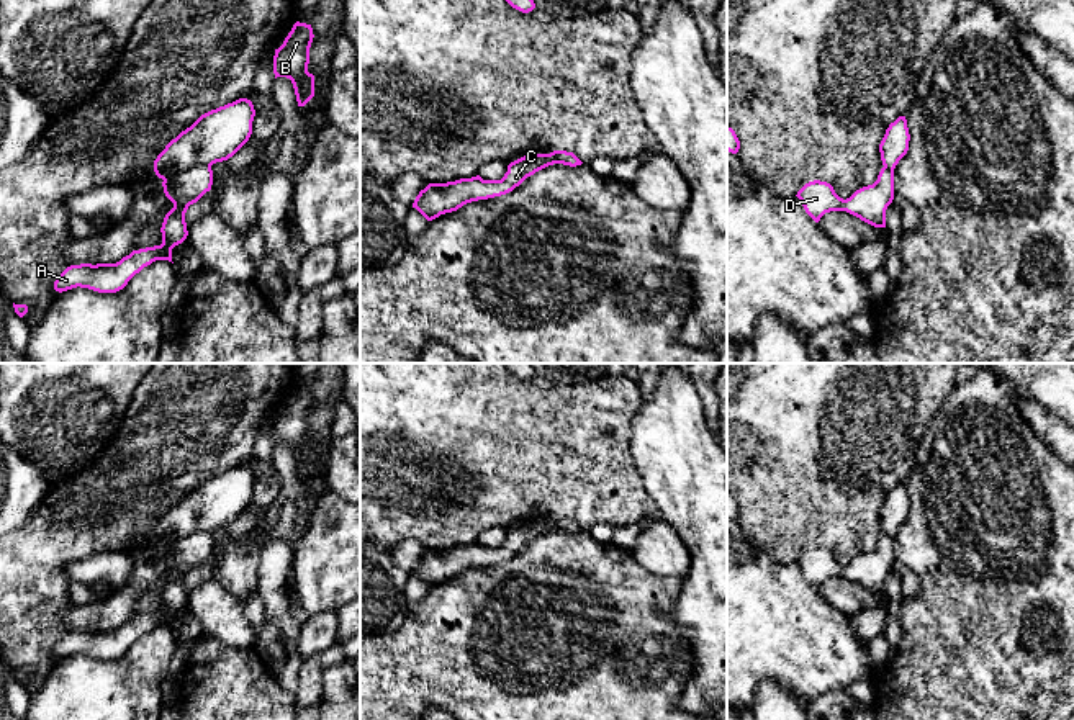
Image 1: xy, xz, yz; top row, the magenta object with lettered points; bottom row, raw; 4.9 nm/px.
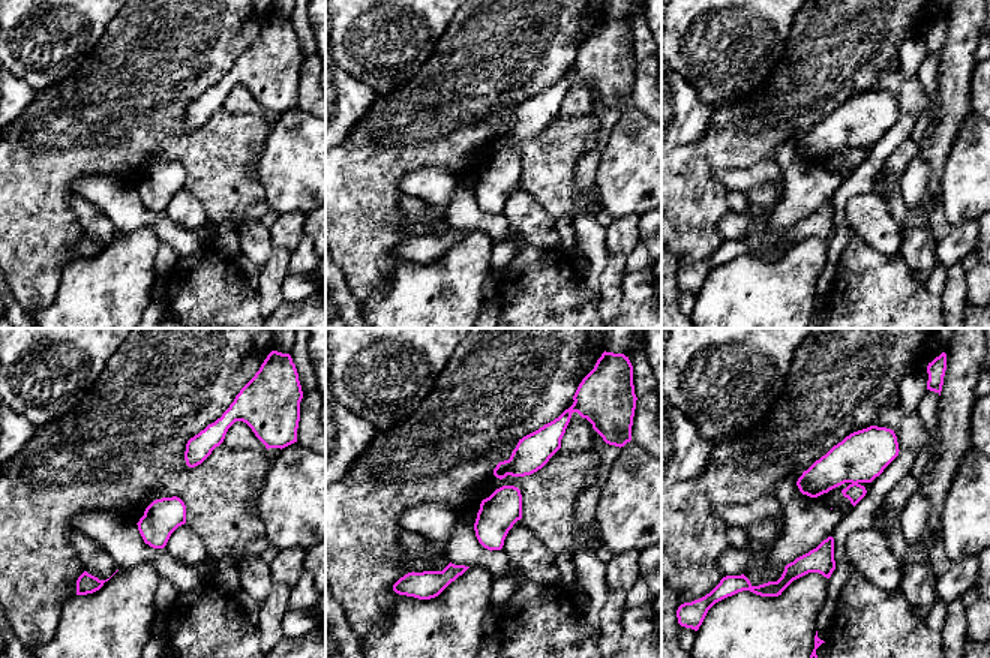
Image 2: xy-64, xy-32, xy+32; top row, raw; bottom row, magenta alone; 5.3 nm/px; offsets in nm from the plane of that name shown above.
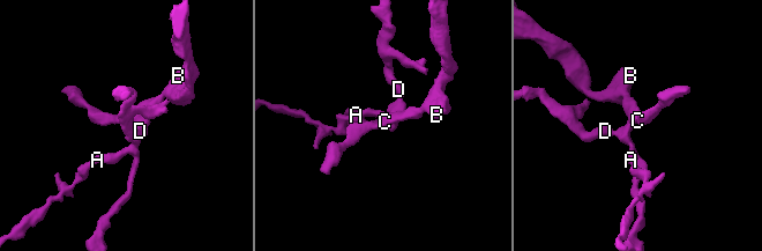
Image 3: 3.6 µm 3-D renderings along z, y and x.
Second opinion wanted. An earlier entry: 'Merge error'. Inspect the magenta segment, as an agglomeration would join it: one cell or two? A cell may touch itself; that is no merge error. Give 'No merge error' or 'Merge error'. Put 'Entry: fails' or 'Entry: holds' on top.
Entry: holds
Merge error

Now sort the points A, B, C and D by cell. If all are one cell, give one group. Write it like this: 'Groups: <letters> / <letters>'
Groups: A D / B C

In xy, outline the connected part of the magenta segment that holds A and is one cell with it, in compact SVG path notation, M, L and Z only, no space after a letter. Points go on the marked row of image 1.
M193 165L178 172L172 180L164 180L164 193L174 203L165 214L160 232L162 244L133 250L116 263L80 263L67 267L54 281L54 290L62 293L72 288L88 288L98 293L116 293L144 267L156 260L172 262L172 249L182 244L187 236L185 213L213 185L211 165Z

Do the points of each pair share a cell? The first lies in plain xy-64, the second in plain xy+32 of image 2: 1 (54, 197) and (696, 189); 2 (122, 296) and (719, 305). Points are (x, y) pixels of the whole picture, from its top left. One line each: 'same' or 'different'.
1: same
2: same

